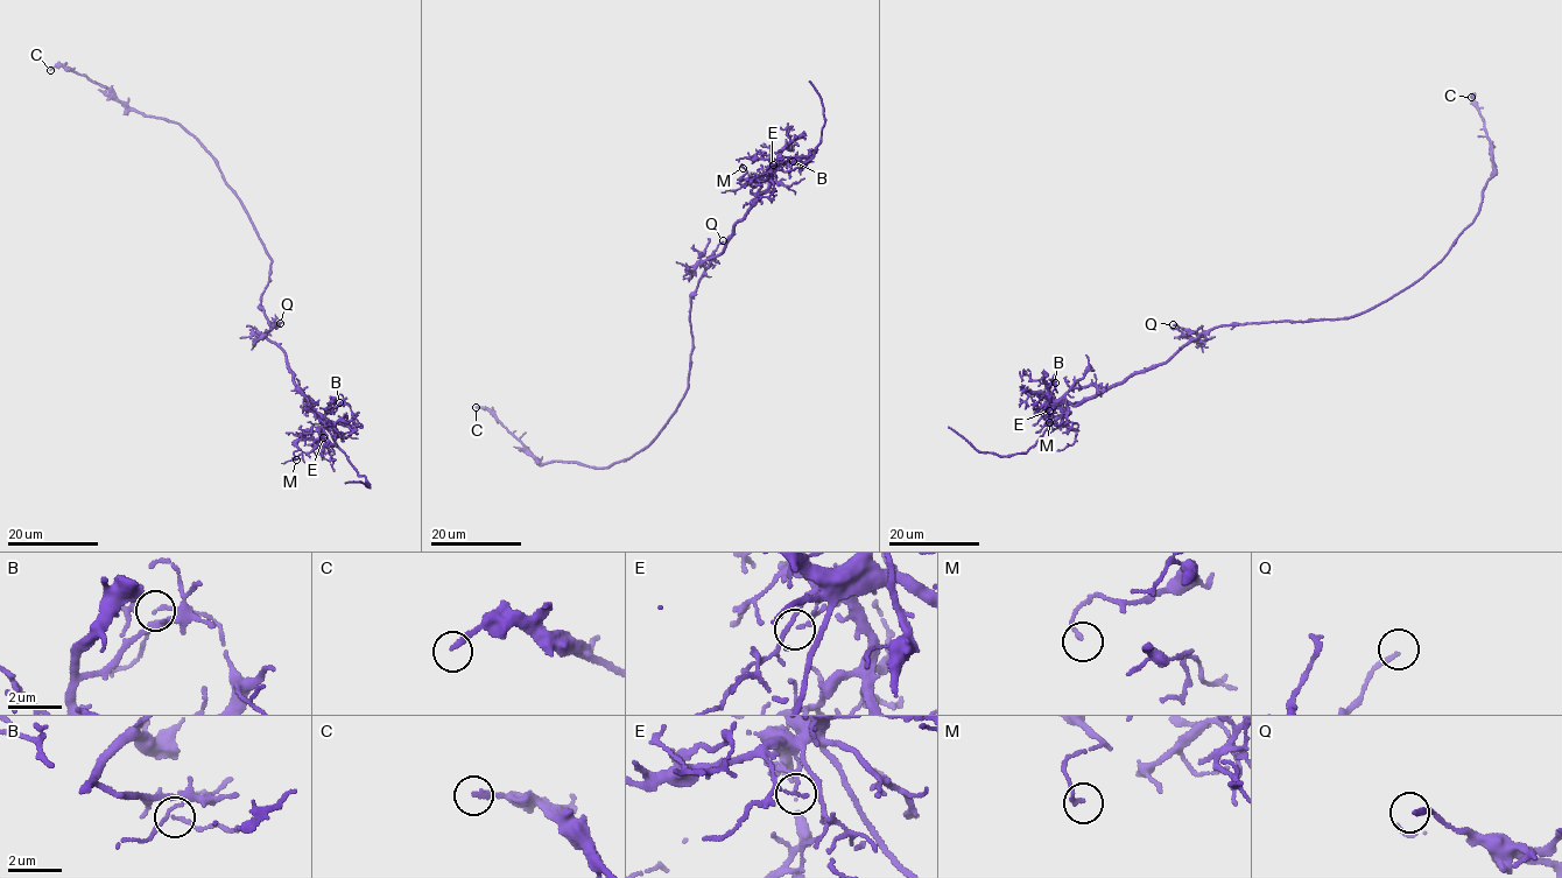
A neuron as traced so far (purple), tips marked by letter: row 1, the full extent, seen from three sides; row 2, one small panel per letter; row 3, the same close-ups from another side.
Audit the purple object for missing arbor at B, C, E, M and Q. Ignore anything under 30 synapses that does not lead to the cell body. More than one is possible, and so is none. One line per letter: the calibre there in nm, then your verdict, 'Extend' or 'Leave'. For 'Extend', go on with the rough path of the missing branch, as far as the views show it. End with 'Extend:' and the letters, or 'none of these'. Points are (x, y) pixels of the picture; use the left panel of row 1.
B: Thickness 90 nm. Leave
C: Thickness 220 nm. Leave
E: Thickness 100 nm. Leave
M: Thickness 150 nm. Leave
Q: Thickness 200 nm. Leave
Extend: none of these

